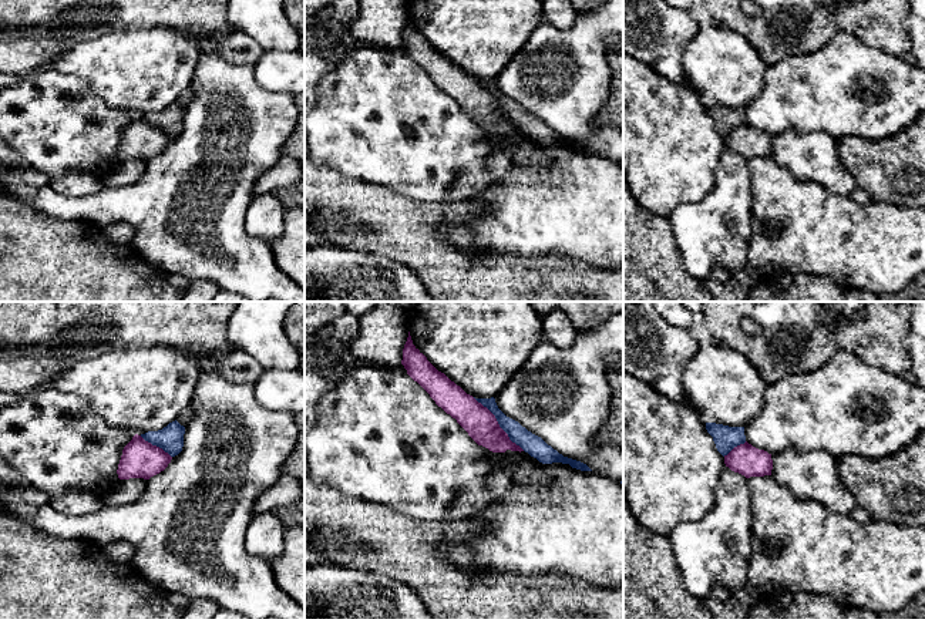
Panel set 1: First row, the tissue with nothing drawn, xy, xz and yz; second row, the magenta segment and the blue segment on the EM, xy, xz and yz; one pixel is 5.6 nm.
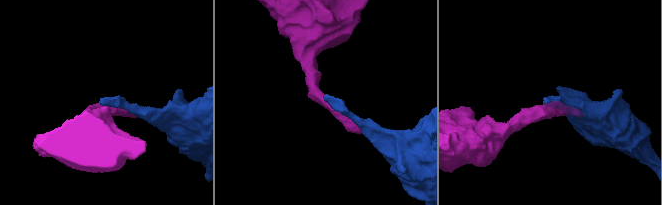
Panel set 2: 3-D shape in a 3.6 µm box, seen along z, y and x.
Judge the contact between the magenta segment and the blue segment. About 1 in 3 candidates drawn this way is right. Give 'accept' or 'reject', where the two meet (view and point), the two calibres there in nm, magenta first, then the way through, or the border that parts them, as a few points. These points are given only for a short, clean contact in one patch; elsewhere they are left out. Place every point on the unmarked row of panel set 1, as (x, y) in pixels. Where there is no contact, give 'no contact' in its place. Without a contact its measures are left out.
reject; contact xz (498, 106); calibres 180 and 120 nm

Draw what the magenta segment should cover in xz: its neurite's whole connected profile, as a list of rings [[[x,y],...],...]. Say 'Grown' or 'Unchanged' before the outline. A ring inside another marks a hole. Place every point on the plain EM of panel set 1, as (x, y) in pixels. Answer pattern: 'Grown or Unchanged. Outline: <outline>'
Unchanged. Outline: [[[410,13],[403,30],[401,46],[407,55],[430,75],[438,88],[455,100],[478,127],[492,134],[524,132],[509,121],[487,88],[467,75],[427,41],[413,26]]]

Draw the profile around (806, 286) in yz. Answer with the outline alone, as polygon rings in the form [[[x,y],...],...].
[[[796,273],[788,289],[781,289],[771,277],[761,276],[753,286],[747,287],[734,277],[722,283],[712,276],[702,279],[706,290],[716,302],[845,302],[845,290],[841,289],[828,276],[815,276],[813,273]]]

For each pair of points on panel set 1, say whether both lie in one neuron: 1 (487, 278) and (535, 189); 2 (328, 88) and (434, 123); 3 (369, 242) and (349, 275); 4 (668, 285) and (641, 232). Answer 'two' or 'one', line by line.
1: two
2: one
3: two
4: one

